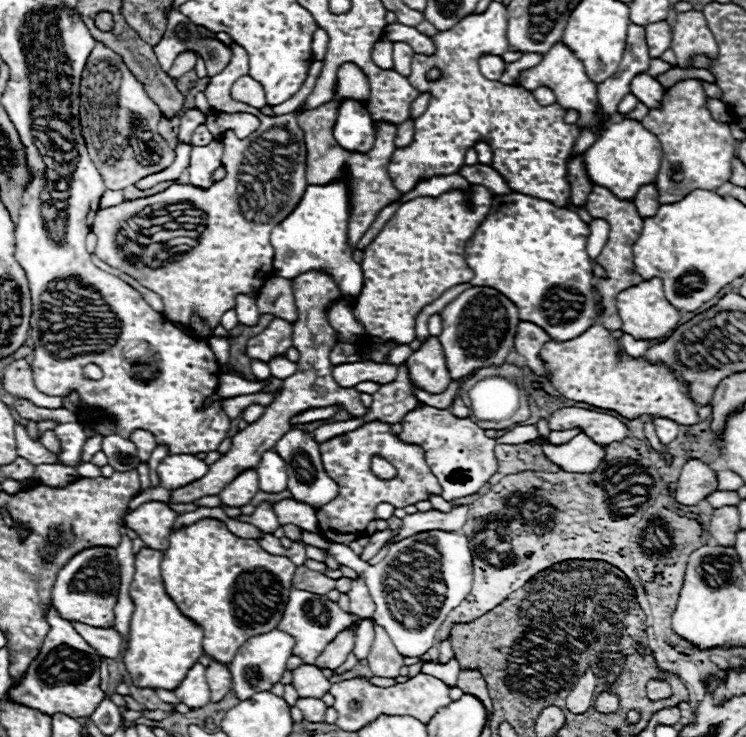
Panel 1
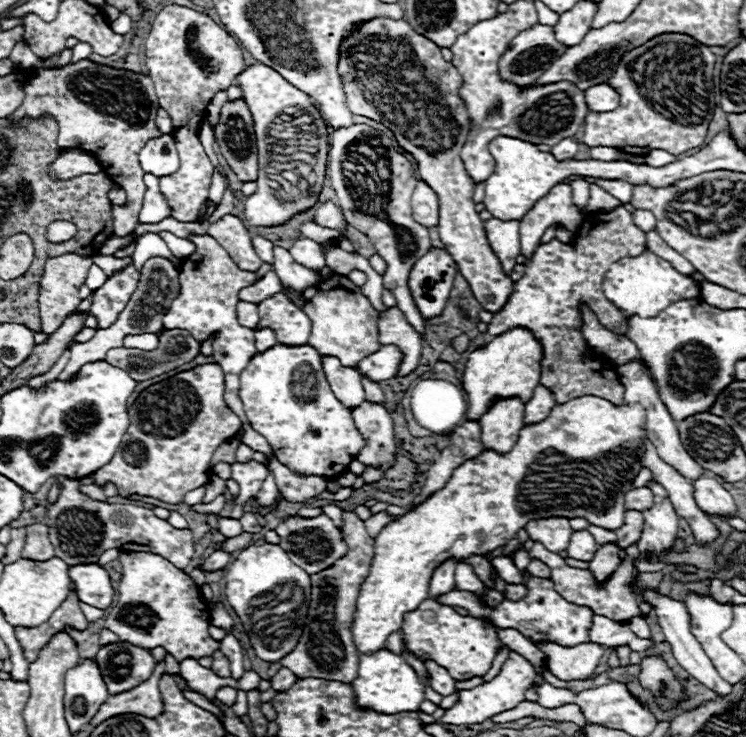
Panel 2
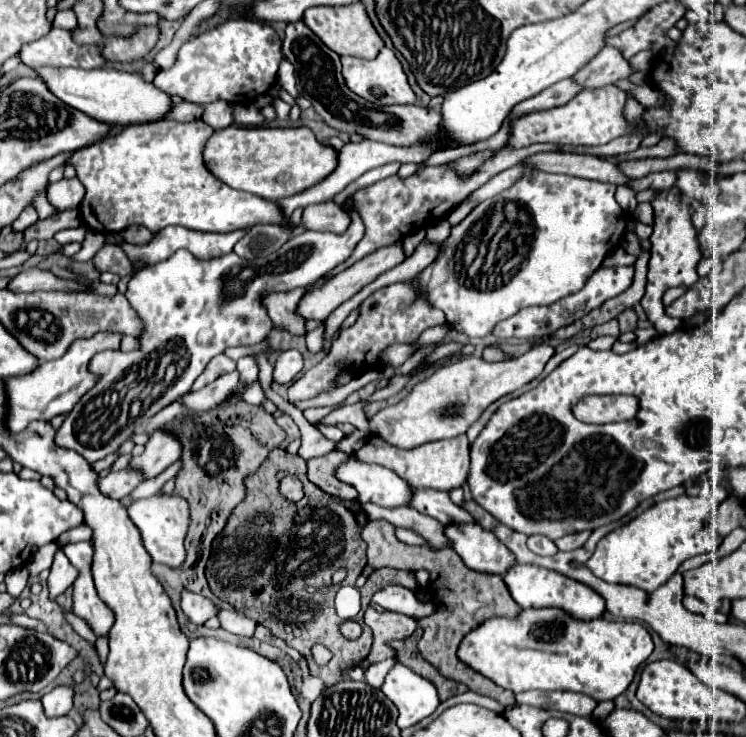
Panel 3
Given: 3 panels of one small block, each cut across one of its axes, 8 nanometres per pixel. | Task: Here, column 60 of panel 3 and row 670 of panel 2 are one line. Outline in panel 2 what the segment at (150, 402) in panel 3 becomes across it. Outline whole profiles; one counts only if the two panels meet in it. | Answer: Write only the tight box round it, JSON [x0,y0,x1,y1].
[424,660,456,696]

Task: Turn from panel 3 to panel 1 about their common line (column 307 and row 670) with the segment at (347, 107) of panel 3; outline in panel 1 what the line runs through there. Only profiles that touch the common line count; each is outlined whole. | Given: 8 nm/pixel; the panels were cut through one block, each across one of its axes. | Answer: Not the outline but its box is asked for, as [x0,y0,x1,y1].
[8,604,104,718]

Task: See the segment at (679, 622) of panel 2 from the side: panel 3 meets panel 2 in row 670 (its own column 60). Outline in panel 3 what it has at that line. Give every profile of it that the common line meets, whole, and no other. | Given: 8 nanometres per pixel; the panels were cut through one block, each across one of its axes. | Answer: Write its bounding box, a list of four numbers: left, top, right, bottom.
[42,686,72,718]

